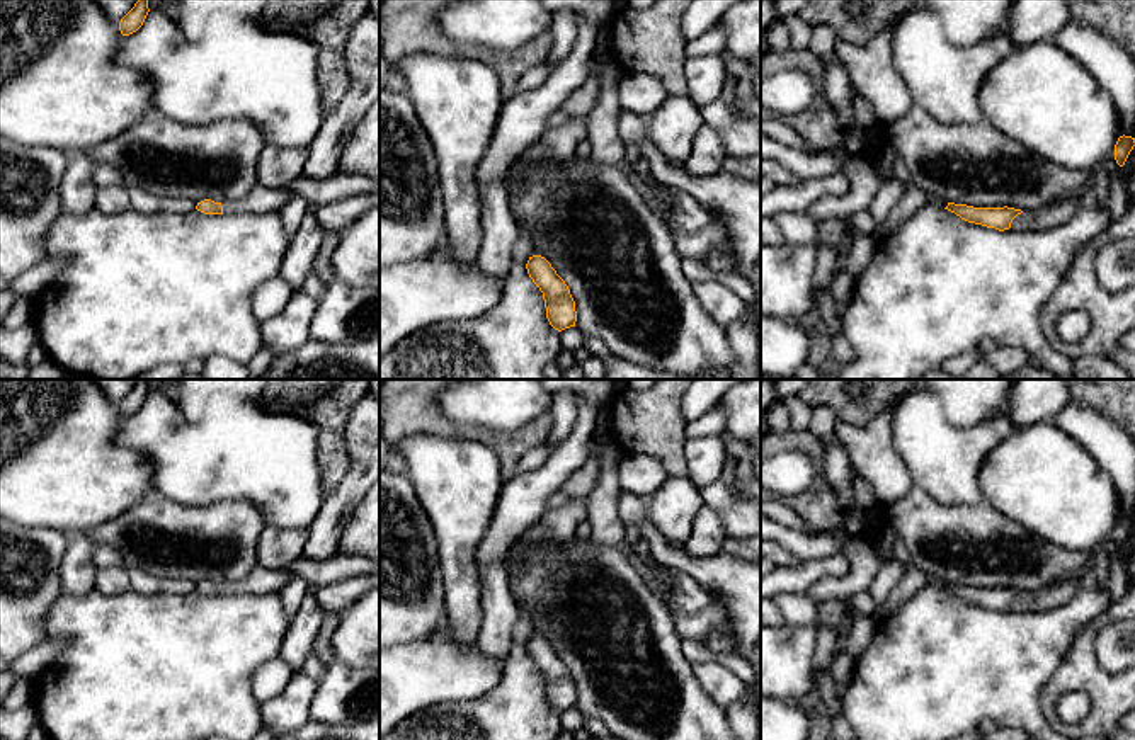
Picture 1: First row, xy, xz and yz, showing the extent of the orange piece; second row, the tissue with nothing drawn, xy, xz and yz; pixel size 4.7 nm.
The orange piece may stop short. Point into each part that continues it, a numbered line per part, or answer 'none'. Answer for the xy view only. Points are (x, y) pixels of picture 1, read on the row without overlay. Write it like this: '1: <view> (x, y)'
1: xy (261, 580)

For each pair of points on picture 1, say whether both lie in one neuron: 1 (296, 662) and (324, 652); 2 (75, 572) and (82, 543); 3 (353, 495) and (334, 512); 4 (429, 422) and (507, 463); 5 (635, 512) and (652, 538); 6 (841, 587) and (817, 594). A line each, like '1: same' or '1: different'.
1: different
2: same
3: same
4: same
5: same
6: same

